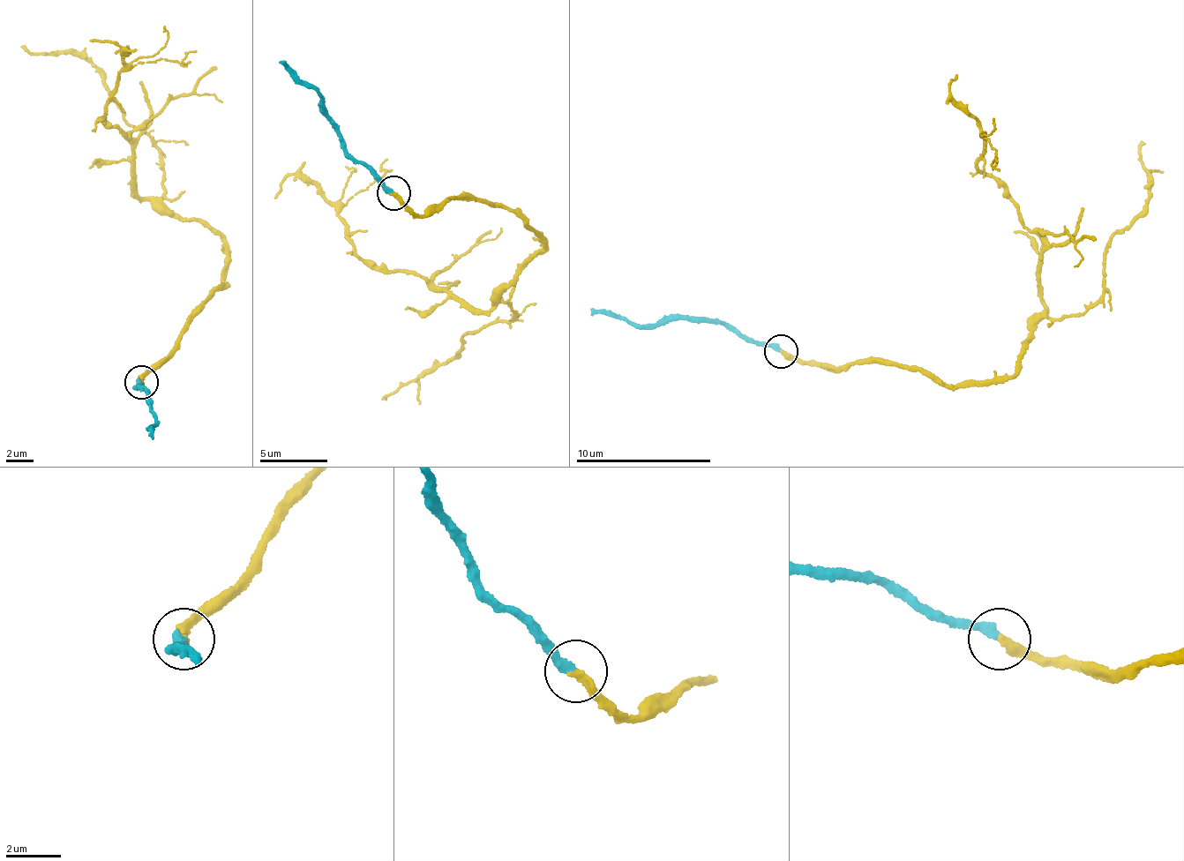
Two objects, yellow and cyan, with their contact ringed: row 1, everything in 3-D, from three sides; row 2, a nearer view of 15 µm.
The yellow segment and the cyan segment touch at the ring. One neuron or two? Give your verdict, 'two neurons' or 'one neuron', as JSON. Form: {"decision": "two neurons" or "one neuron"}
{"decision": "one neuron"}

